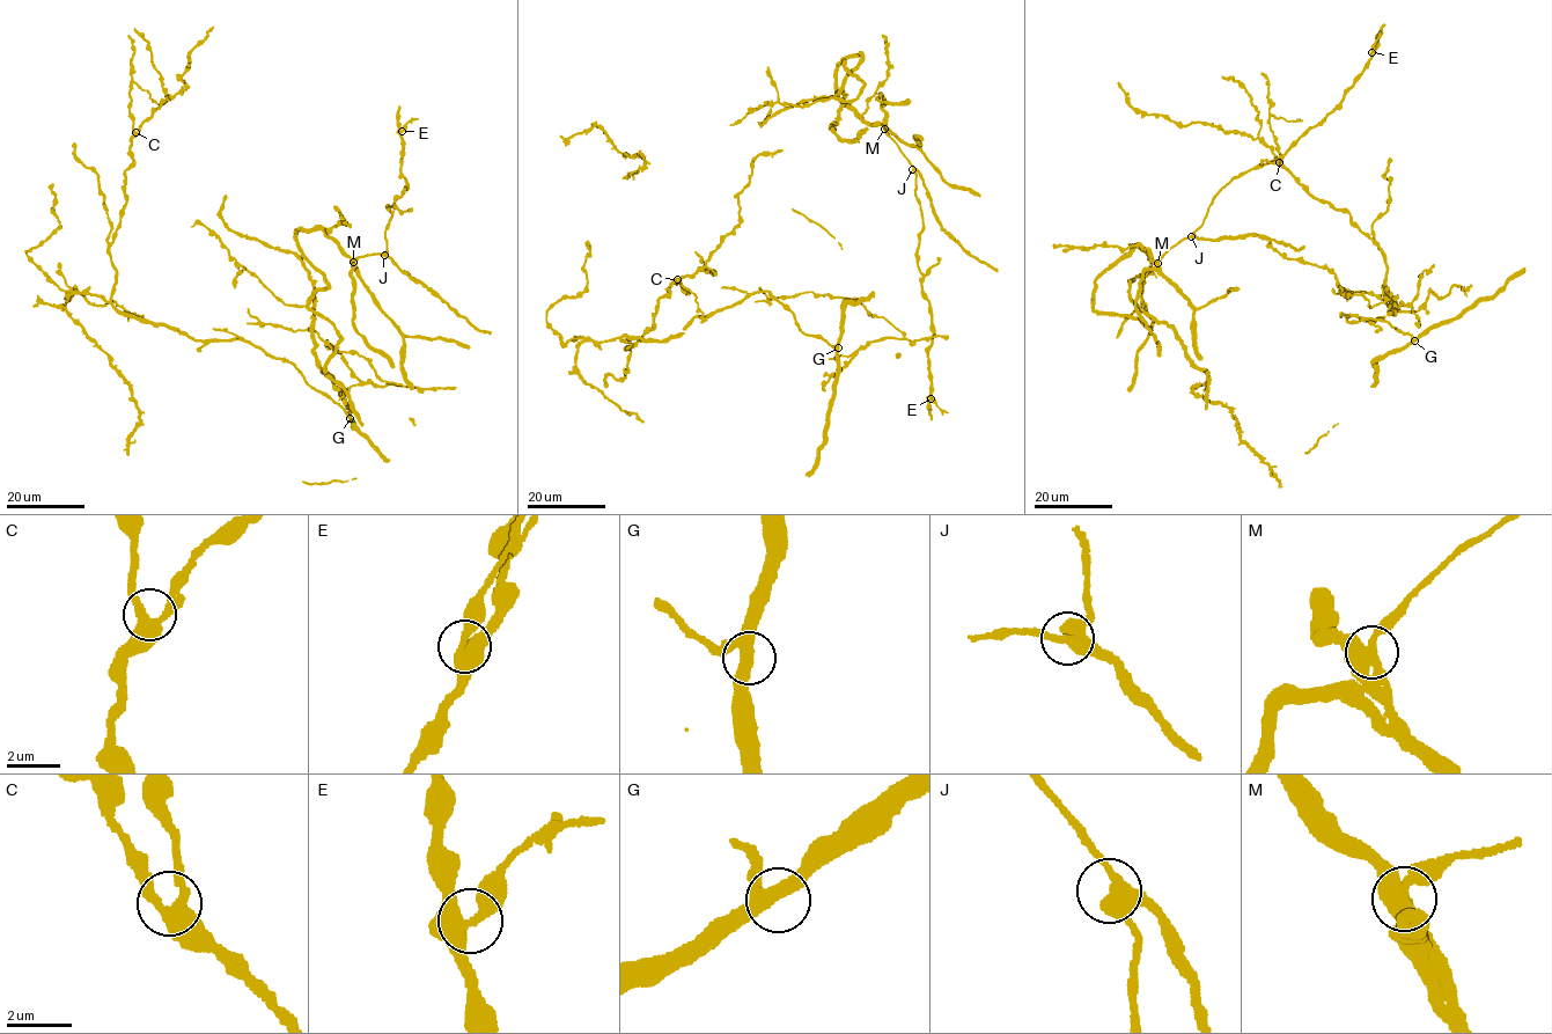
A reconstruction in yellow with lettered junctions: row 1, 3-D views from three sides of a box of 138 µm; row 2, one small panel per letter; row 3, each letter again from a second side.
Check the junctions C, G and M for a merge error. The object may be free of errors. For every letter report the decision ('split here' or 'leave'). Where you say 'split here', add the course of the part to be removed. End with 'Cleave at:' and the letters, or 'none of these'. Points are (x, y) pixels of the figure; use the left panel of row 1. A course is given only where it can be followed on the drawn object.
C: leave
G: leave
M: leave
Cleave at: none of these

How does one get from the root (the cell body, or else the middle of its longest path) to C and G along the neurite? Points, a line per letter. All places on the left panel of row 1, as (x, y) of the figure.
C: (330, 397), (293, 364), (245, 342), (193, 339), (112, 305), (109, 246), (126, 203), (135, 132)
G: (330, 397), (350, 418)

